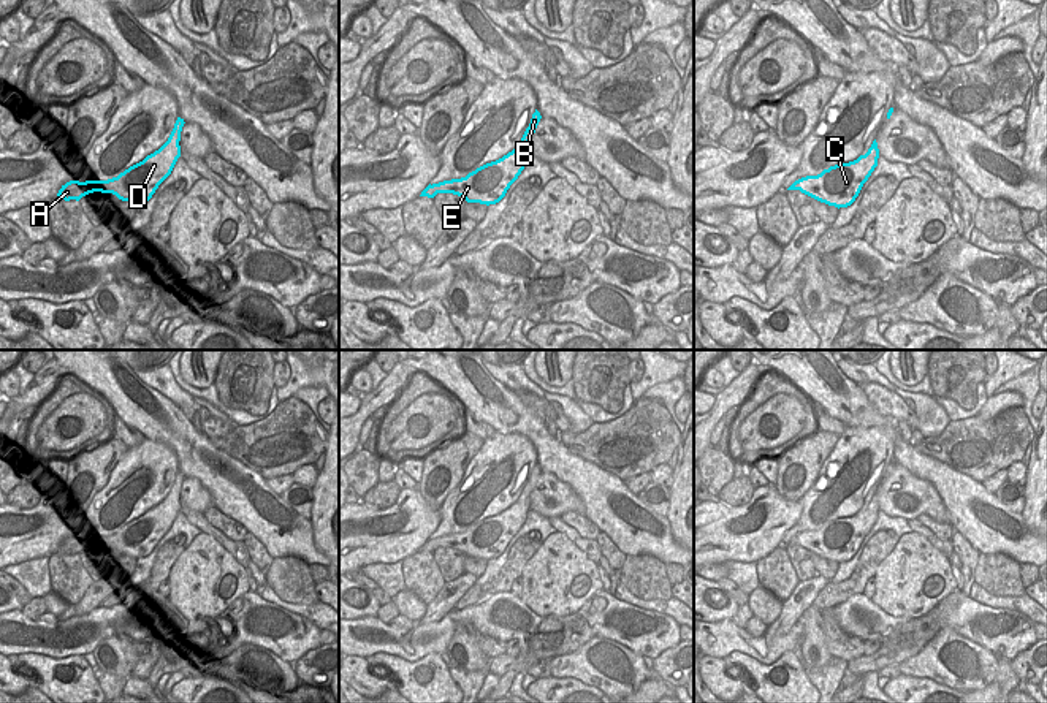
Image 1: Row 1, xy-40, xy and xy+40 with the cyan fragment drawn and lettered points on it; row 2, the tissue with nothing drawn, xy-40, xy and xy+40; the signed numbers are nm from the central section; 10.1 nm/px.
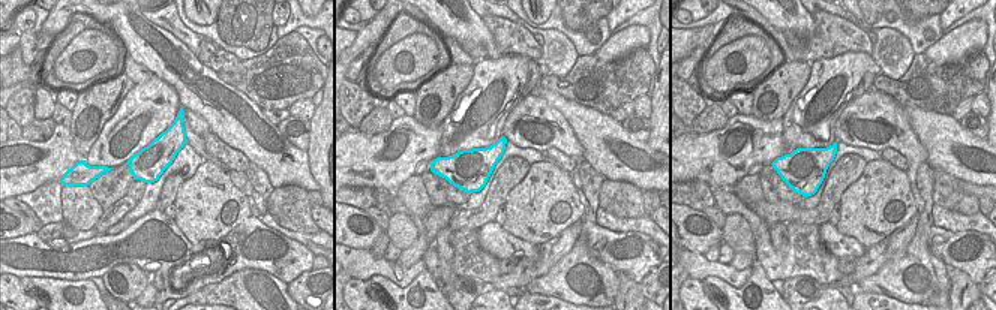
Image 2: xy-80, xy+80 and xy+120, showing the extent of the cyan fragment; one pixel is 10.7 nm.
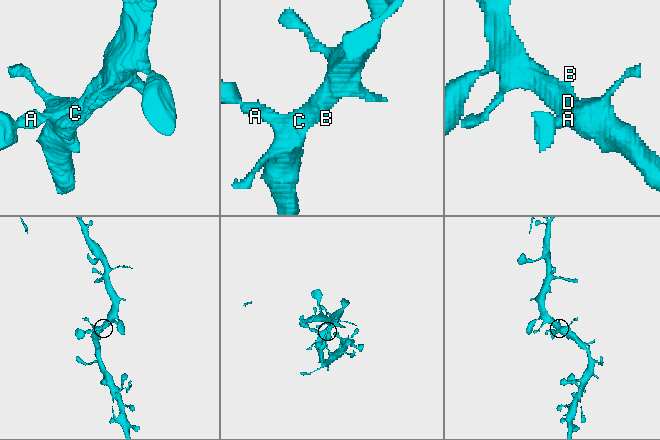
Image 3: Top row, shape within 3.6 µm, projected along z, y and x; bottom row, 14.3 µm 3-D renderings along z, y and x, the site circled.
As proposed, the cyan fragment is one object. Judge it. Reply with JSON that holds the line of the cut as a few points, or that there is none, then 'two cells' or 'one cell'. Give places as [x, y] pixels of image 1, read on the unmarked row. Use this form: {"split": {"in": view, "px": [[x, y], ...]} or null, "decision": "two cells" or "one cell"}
{"split": null, "decision": "one cell"}

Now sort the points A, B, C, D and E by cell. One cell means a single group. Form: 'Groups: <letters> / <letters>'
Groups: A B C D E.

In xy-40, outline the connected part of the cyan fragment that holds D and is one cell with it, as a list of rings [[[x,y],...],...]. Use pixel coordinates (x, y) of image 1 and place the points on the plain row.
[[[177,472],[168,496],[154,508],[147,510],[143,516],[130,521],[117,532],[108,535],[70,535],[57,548],[55,554],[76,554],[101,546],[112,548],[122,556],[135,559],[146,557],[152,553],[158,540],[171,529],[177,513],[181,511],[181,486],[184,473]]]

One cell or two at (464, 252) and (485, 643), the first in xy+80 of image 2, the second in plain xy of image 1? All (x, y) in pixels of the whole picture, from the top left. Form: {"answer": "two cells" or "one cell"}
{"answer": "one cell"}

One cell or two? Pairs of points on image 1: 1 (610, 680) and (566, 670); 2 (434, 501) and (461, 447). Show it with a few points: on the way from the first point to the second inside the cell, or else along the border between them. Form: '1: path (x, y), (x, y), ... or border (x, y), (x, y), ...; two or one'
1: path (599, 670), (577, 670); one
2: path (445, 488), (450, 483), (450, 459); one

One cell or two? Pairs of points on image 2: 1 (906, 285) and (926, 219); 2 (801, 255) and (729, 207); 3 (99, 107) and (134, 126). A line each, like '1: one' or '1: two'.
1: one
2: one
3: two

